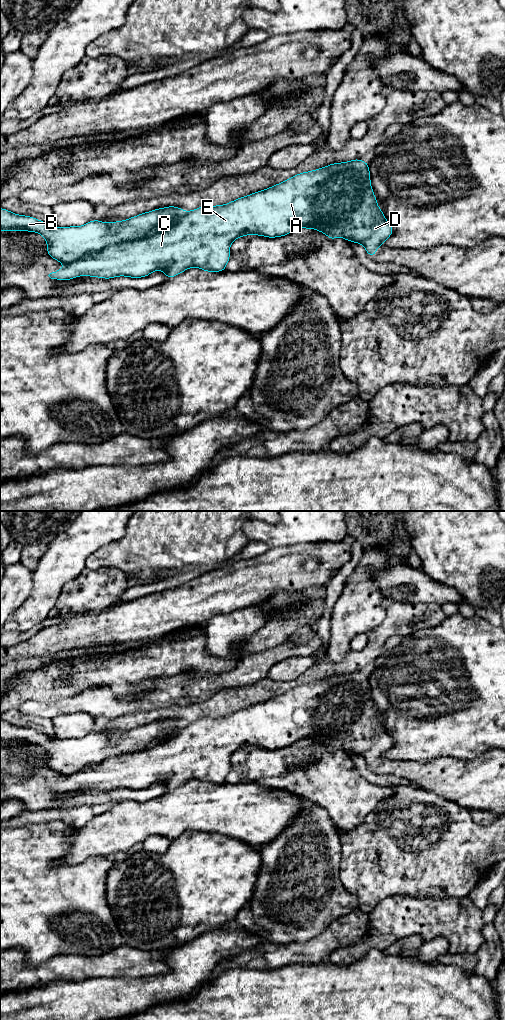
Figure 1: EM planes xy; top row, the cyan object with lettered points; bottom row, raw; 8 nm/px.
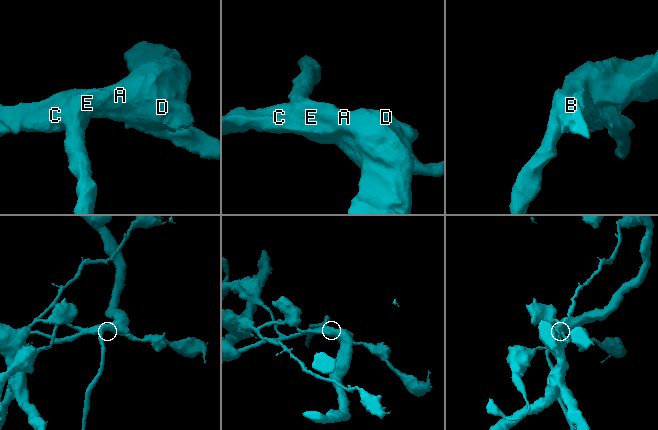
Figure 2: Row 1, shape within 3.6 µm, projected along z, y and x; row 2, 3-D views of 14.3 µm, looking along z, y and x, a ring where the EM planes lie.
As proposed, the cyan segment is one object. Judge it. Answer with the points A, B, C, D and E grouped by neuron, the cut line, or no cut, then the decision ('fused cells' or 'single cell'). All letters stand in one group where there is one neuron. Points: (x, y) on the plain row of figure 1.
A C D E / B | xy (184, 723), (176, 733), (149, 748), (111, 755), (65, 777) | fused cells

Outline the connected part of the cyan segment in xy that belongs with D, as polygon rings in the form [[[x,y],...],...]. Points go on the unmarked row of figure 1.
[[[361,671],[332,675],[296,686],[282,695],[228,716],[205,717],[184,723],[177,734],[150,749],[111,756],[99,764],[87,765],[48,788],[54,792],[72,792],[76,788],[143,790],[161,782],[170,791],[192,779],[205,784],[222,784],[226,782],[230,757],[234,752],[246,747],[282,749],[298,740],[316,741],[331,752],[342,749],[359,755],[373,770],[376,761],[393,746],[393,740],[378,719],[371,699],[369,675]]]

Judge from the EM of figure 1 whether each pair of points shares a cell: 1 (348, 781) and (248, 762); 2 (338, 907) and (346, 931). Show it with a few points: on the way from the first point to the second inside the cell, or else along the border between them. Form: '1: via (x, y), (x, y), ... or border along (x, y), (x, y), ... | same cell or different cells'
1: via (323, 777), (287, 775), (281, 769), (273, 768) | same cell
2: border along (356, 907), (335, 918), (323, 930) | different cells

